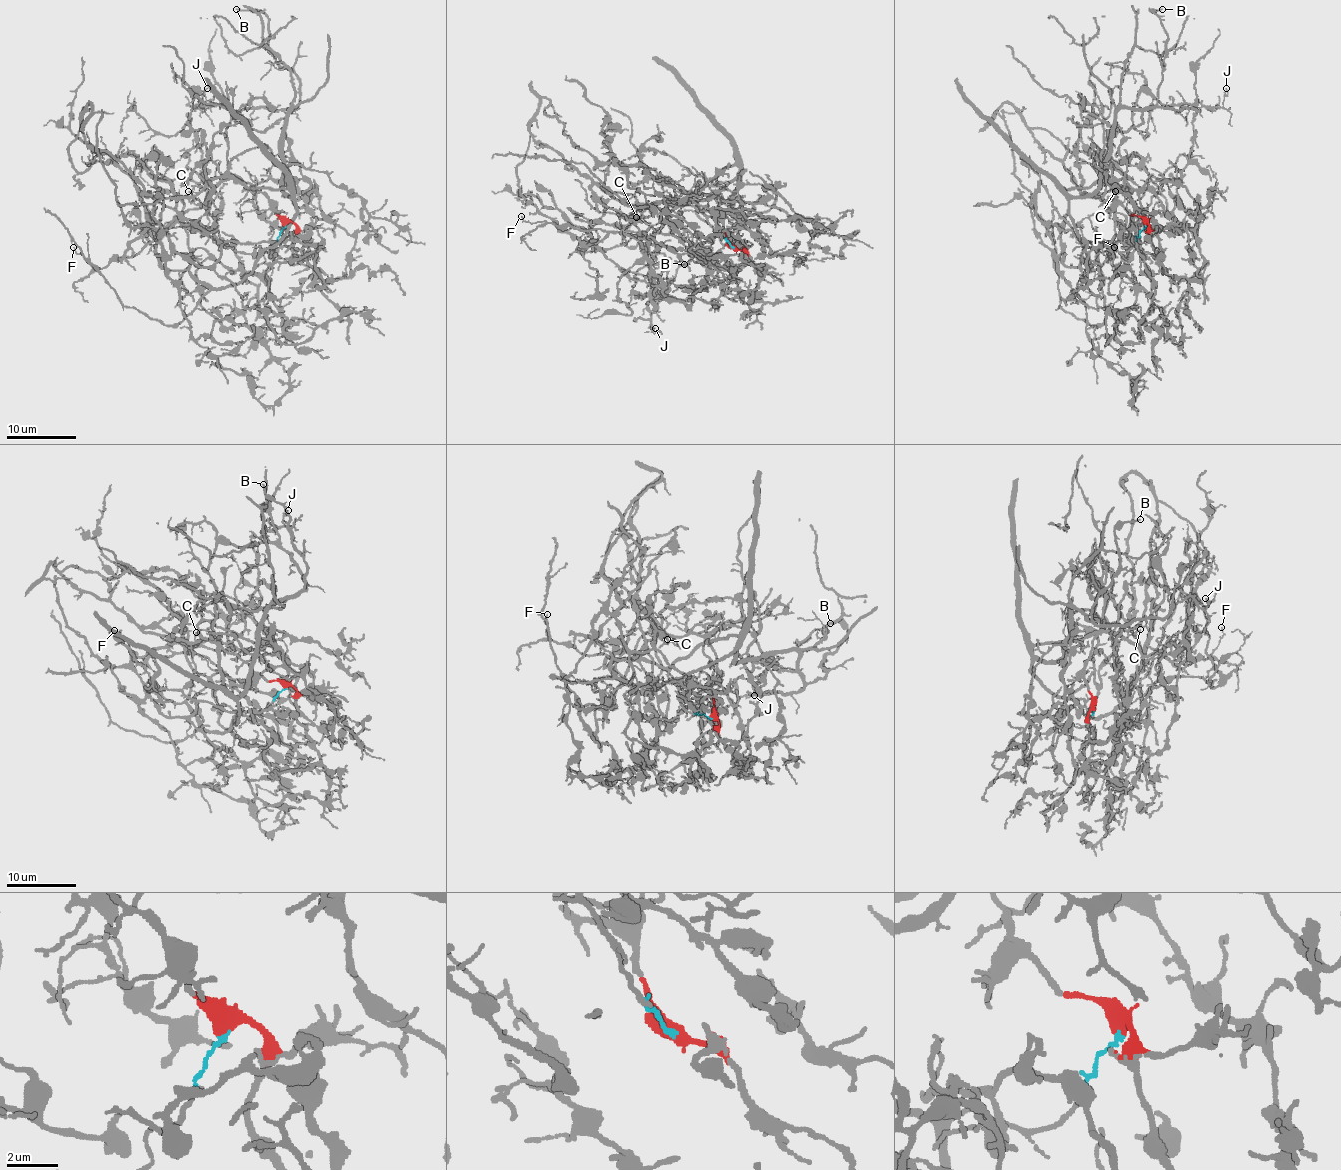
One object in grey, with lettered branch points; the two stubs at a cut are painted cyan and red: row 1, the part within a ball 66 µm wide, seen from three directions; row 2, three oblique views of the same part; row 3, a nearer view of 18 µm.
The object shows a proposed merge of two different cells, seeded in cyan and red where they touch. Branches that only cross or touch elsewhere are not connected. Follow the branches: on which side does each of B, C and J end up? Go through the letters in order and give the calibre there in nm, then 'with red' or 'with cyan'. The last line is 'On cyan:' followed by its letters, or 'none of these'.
B: 180 nm thick; with cyan
C: 140 nm thick; with red
J: 140 nm thick; with cyan
On cyan: B, J

